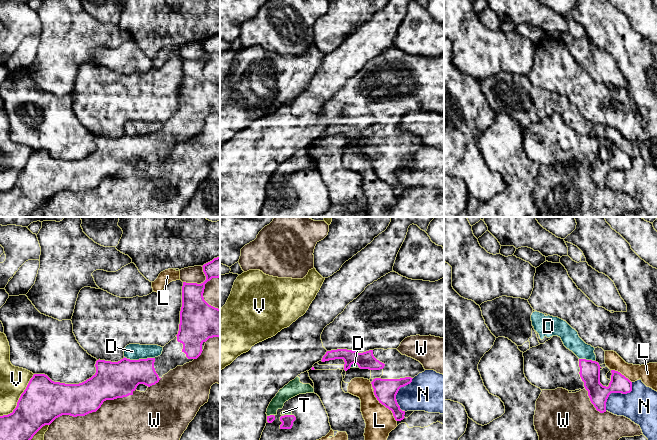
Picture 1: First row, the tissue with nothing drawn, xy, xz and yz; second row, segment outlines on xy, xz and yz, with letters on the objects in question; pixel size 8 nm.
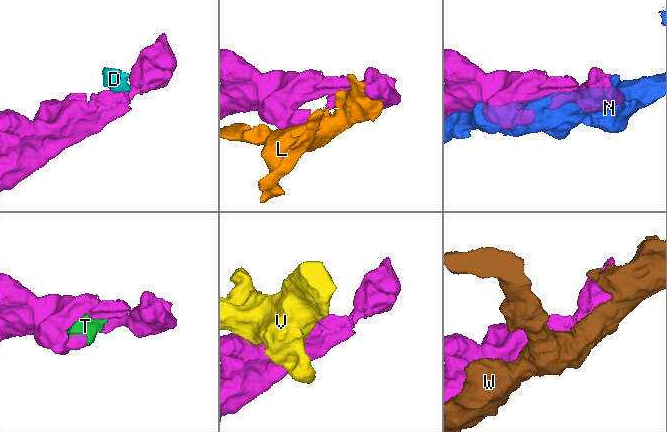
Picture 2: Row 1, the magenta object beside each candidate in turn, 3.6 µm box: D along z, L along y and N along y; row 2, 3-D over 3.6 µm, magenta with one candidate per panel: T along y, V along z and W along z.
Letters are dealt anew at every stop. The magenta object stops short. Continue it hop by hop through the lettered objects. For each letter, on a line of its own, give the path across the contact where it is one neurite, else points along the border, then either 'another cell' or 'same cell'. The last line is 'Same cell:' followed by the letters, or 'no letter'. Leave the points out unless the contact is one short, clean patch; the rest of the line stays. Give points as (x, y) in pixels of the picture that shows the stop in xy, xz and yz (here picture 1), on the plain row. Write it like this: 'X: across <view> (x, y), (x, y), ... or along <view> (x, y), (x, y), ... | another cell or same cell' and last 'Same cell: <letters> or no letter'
D: along xy (124, 132), (130, 135), (154, 134) | another cell
L: another cell
N: another cell
T: same cell
V: another cell
W: another cell
Same cell: T

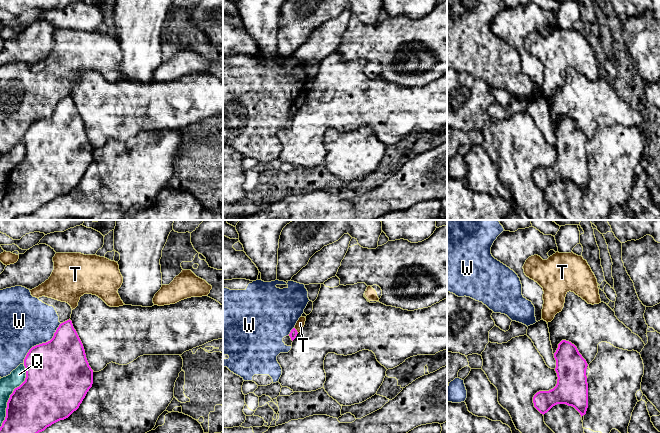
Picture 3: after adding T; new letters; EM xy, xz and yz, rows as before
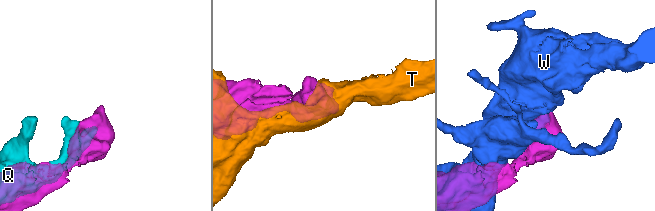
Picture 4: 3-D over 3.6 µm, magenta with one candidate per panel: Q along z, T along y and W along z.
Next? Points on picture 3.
Q: another cell
T: along xz (294, 104), (298, 108) | another cell
W: another cell
Same cell: no letter

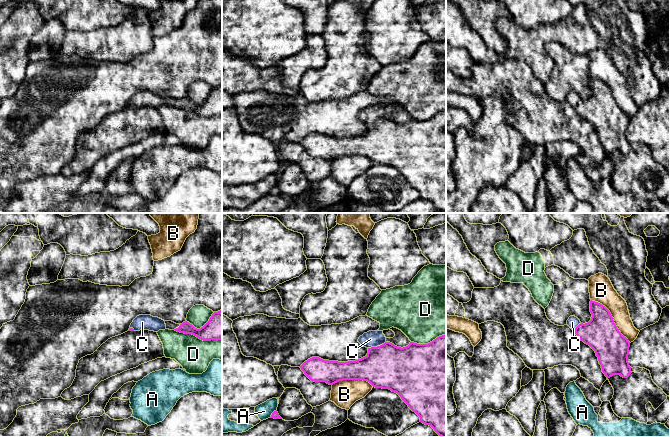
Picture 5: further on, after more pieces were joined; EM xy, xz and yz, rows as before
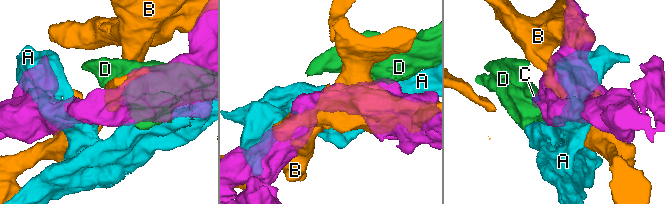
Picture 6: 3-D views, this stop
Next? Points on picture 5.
A: another cell
B: another cell
C: across xz (387, 142), (377, 122), (370, 115) | same cell
D: another cell
Same cell: C

